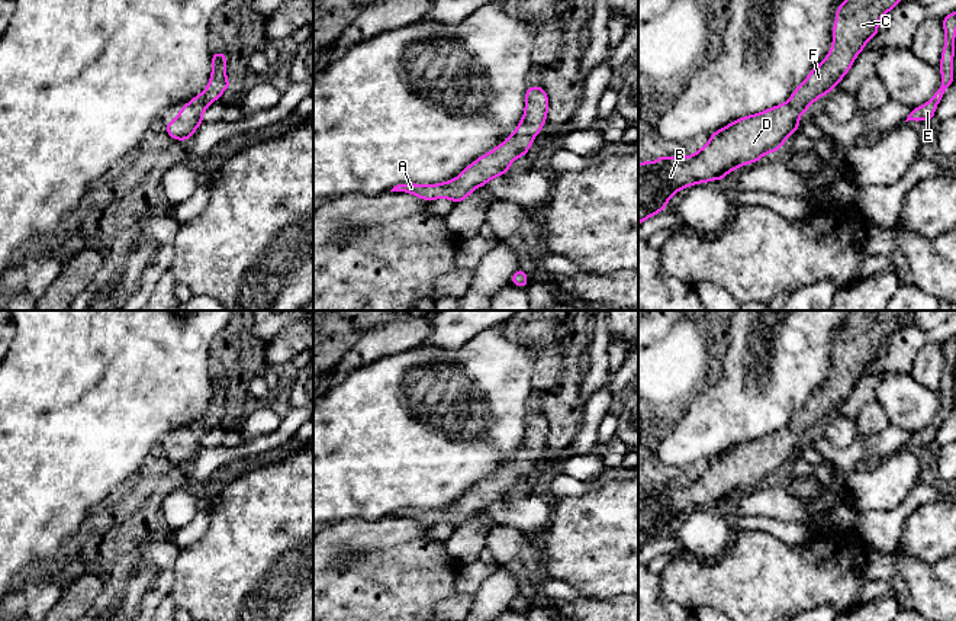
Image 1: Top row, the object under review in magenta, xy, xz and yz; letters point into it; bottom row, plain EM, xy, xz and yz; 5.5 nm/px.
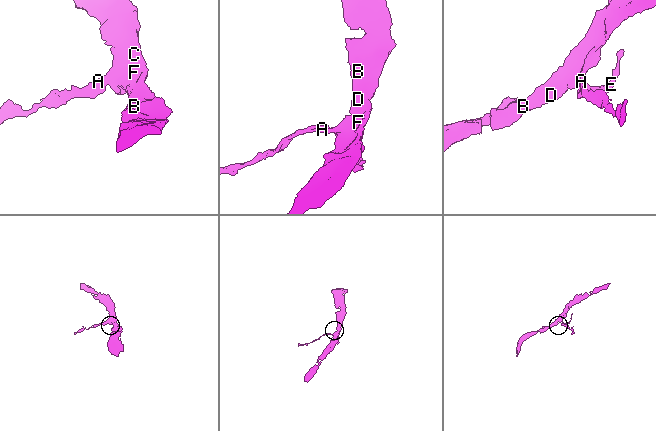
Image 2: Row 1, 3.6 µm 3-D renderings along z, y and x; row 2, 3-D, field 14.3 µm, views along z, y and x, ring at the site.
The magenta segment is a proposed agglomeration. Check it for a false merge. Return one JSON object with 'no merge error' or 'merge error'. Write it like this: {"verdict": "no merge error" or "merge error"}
{"verdict": "no merge error"}

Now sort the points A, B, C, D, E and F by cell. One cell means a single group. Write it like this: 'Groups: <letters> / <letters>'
Groups: A B C D E F

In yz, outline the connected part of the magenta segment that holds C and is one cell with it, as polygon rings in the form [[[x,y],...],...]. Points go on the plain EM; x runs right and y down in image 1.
[[[852,310],[847,324],[836,334],[833,367],[827,382],[814,392],[789,425],[756,440],[743,441],[712,457],[709,466],[693,480],[673,483],[662,480],[657,486],[638,489],[638,550],[659,540],[669,524],[682,514],[711,505],[724,505],[730,496],[757,488],[763,480],[776,477],[799,454],[799,440],[820,422],[828,419],[849,398],[866,367],[879,358],[879,345],[907,321],[908,310]]]

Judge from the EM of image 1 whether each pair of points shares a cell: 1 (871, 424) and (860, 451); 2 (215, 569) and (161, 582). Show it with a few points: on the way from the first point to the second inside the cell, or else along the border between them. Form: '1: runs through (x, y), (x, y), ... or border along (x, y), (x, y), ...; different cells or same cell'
1: border along (889, 424), (875, 434), (858, 436); different cells
2: border along (173, 582), (167, 595); different cells

